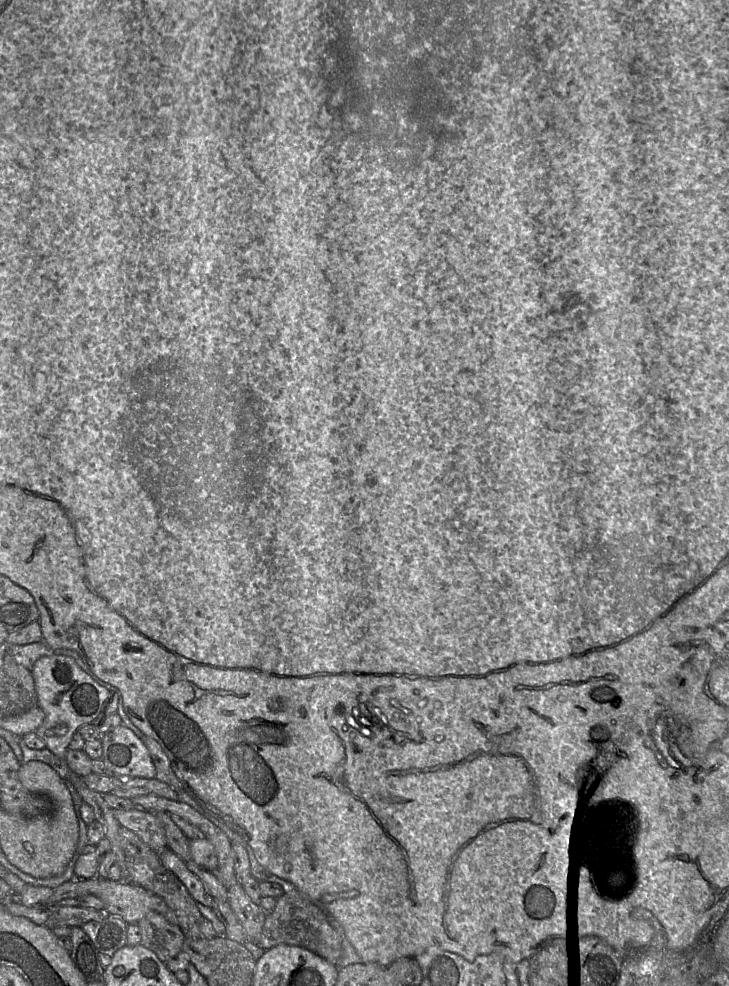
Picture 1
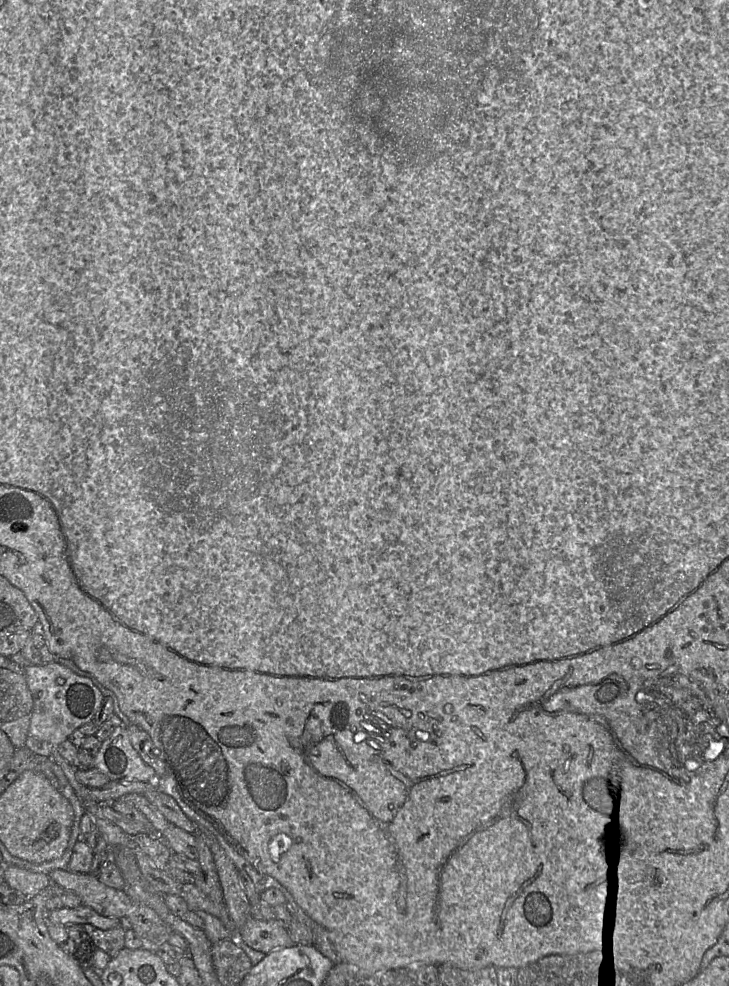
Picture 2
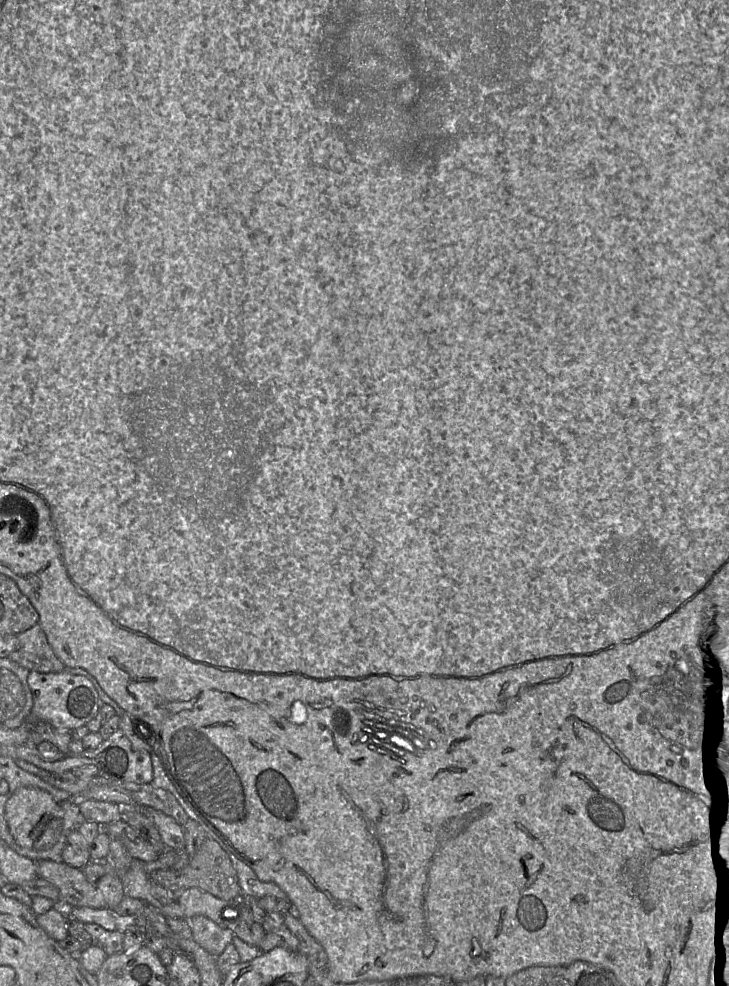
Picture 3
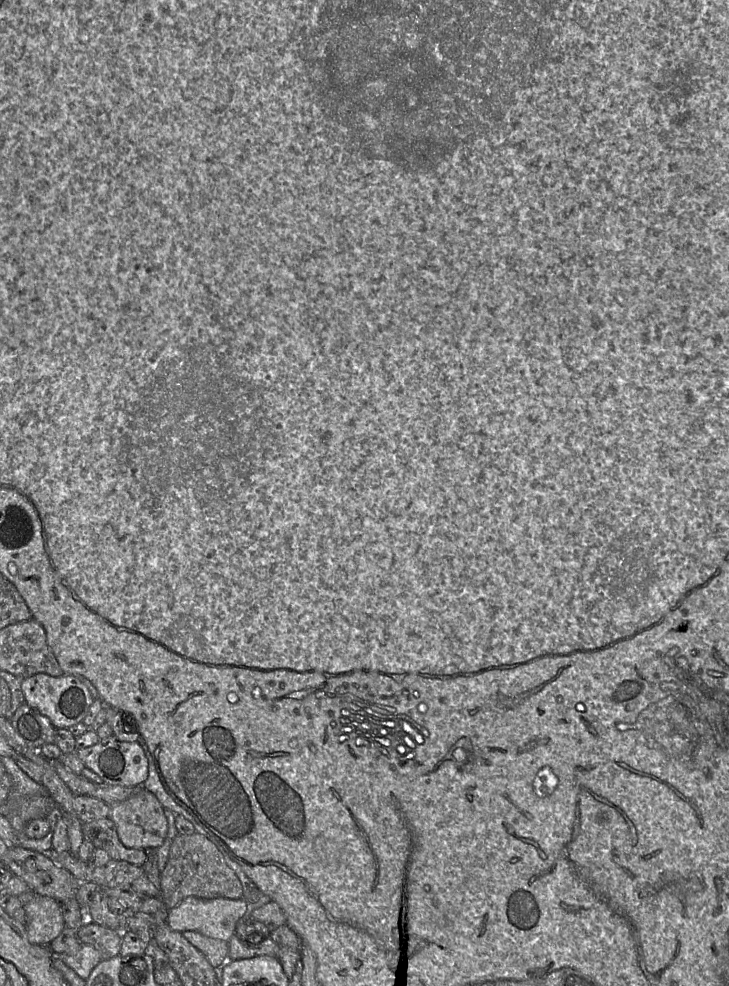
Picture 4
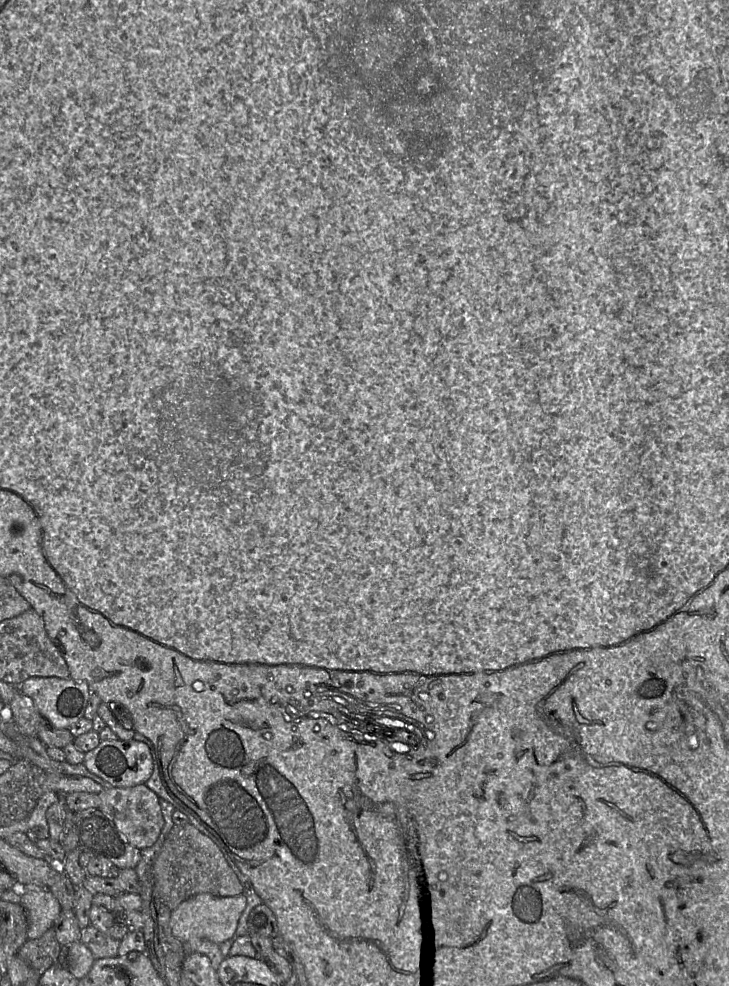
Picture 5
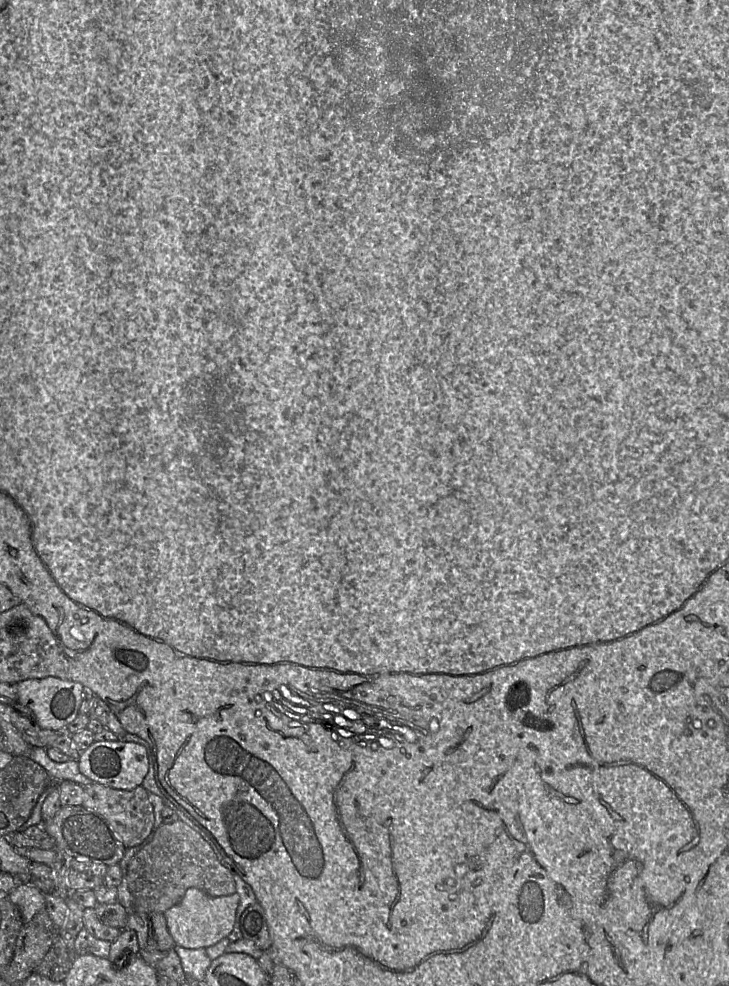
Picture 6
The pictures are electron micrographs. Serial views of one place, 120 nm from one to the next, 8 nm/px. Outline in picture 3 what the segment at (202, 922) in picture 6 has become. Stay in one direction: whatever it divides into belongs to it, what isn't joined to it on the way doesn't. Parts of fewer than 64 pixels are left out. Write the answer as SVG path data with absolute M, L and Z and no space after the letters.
M189 888L178 899L178 904L184 911L186 919L201 915L209 918L217 925L228 928L228 922L223 918L225 908L233 908L239 905L238 899L225 901L201 890L200 888Z

